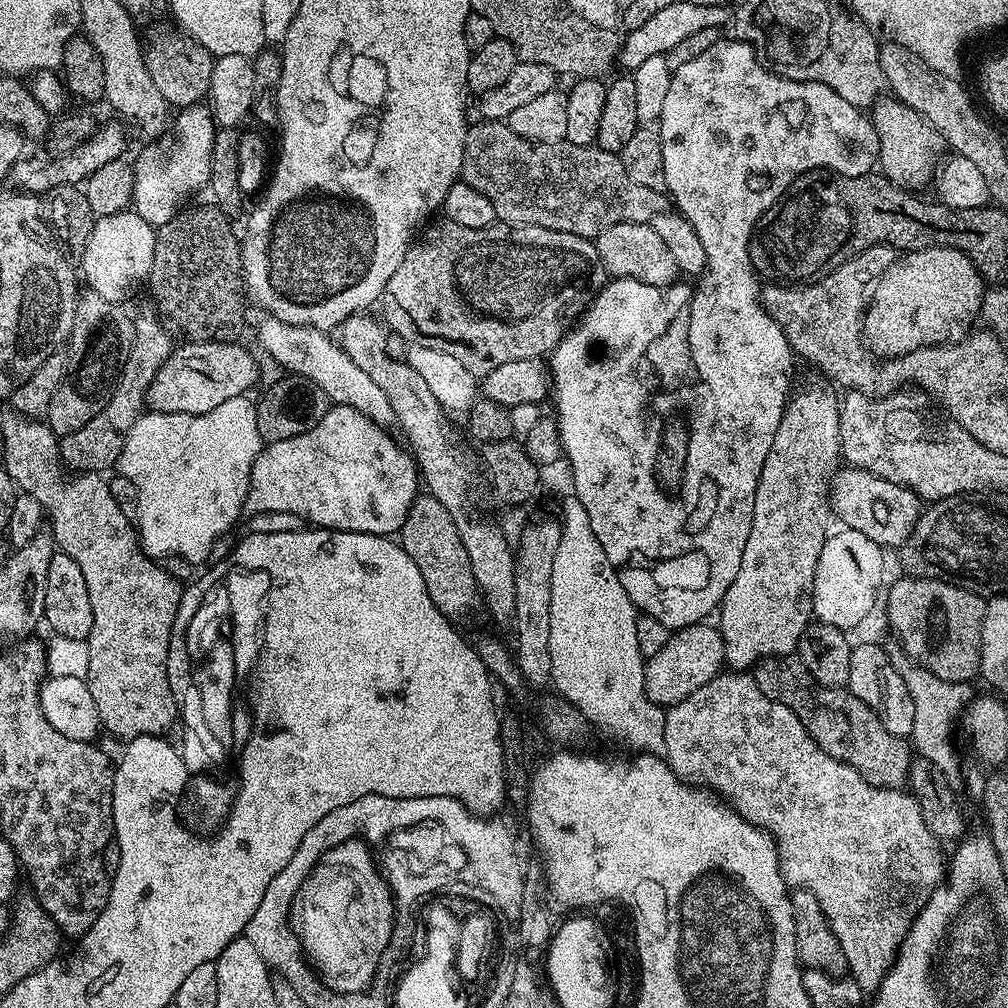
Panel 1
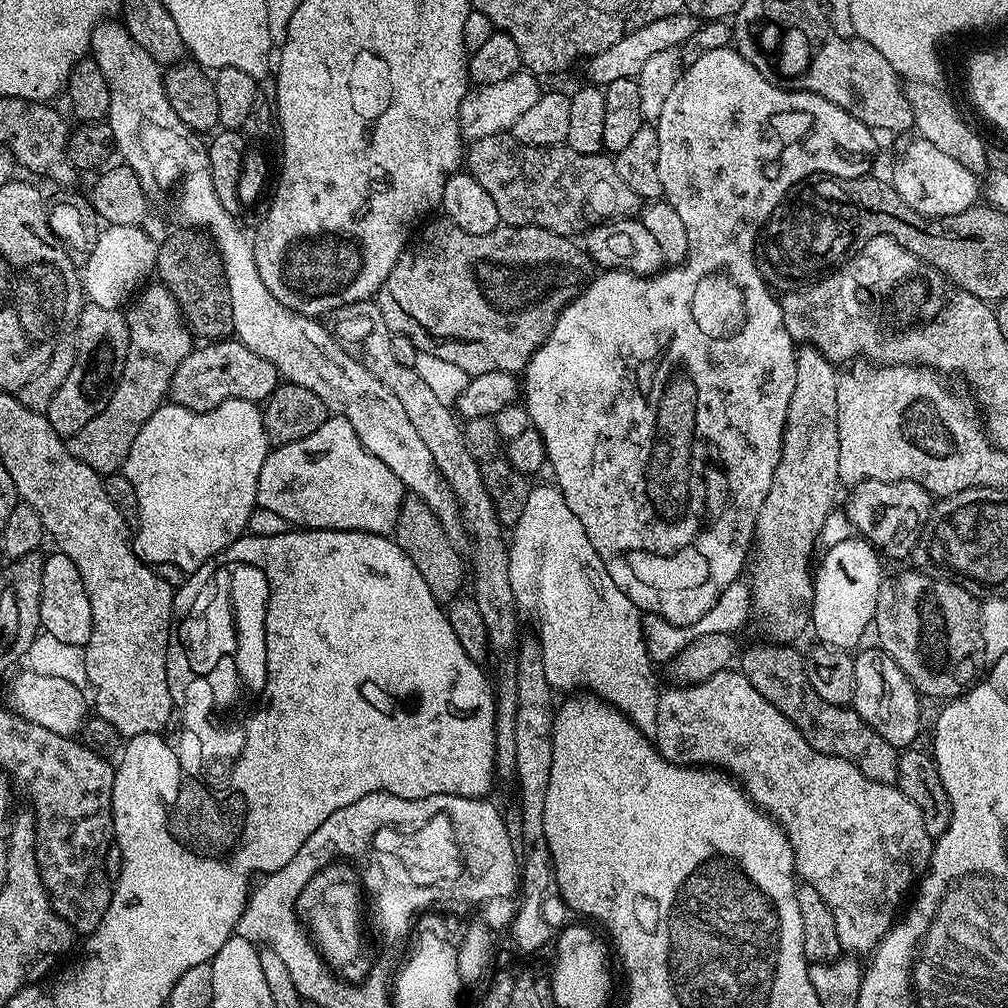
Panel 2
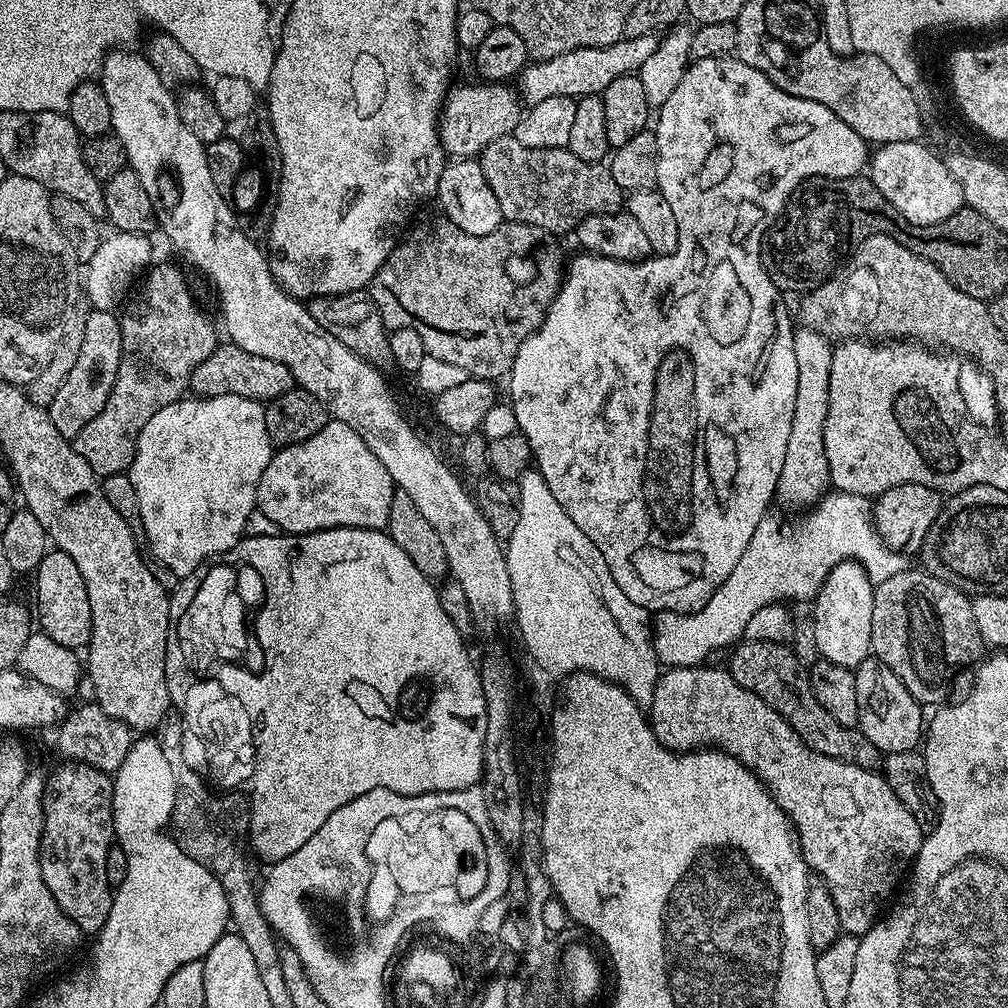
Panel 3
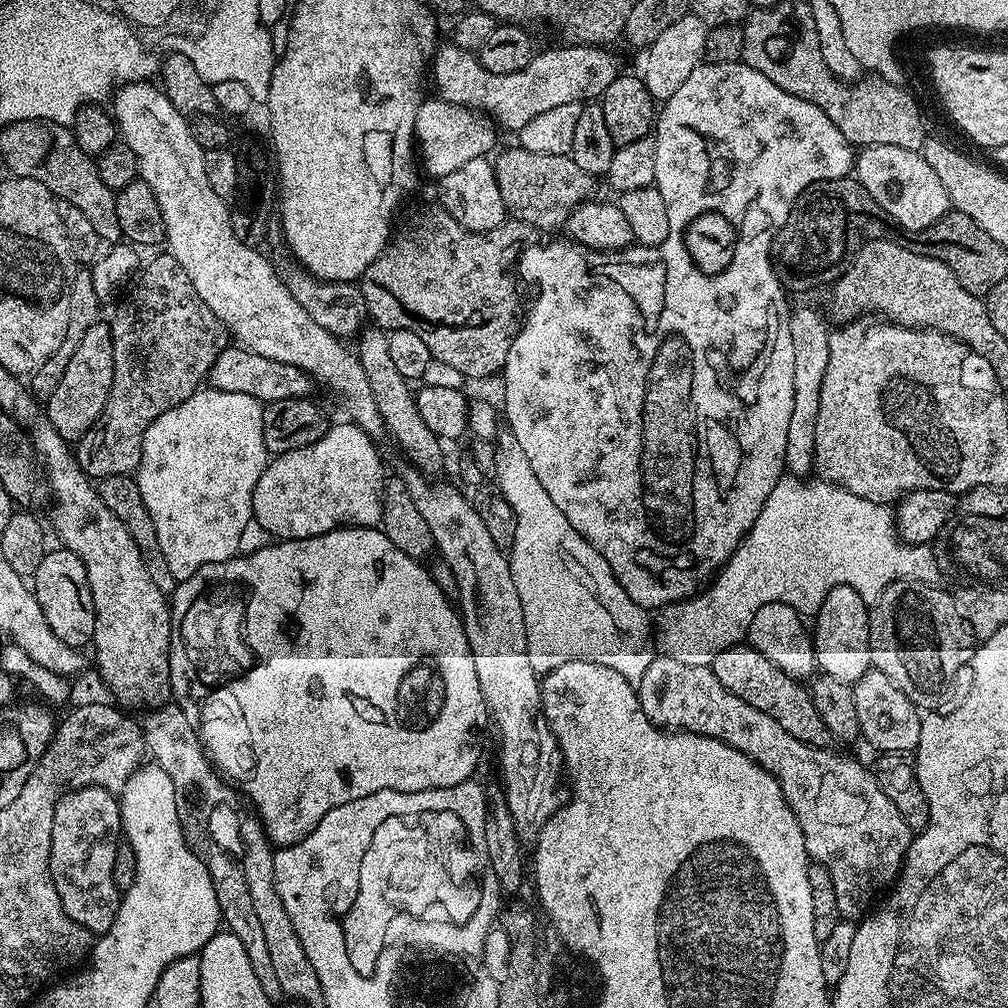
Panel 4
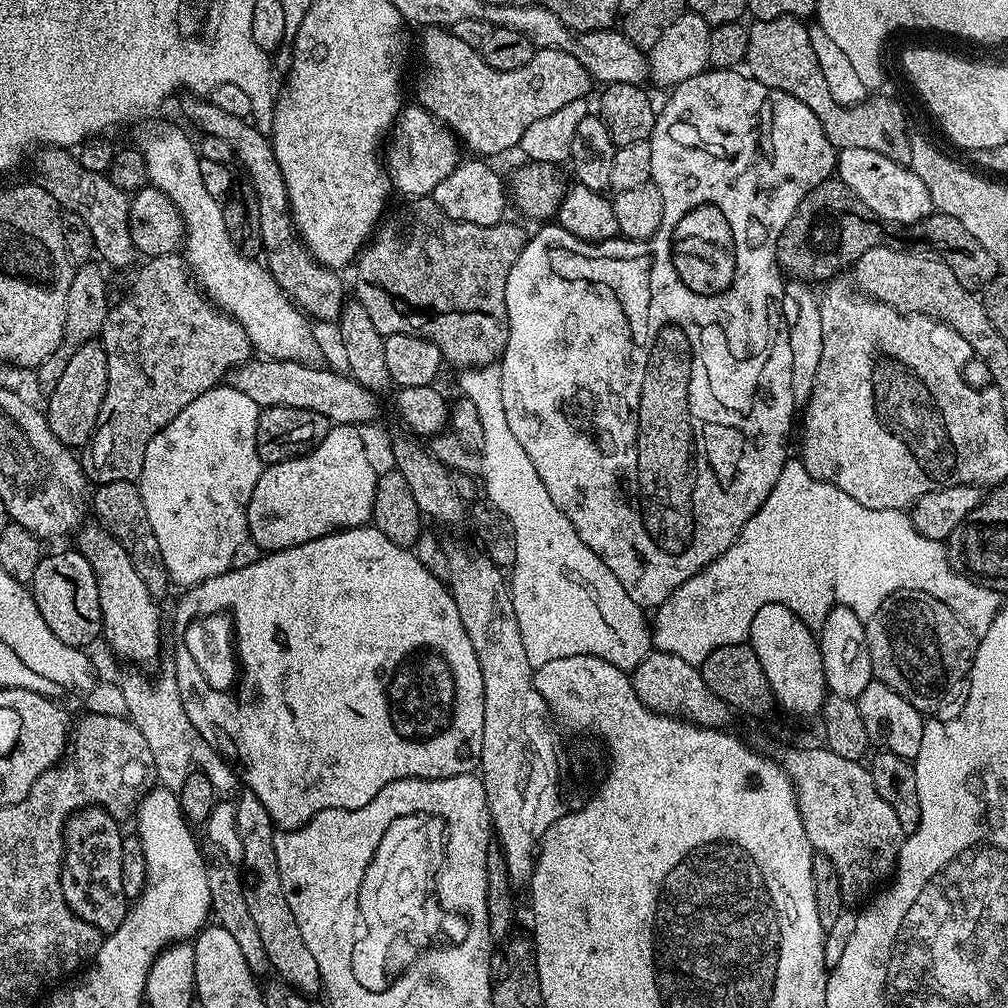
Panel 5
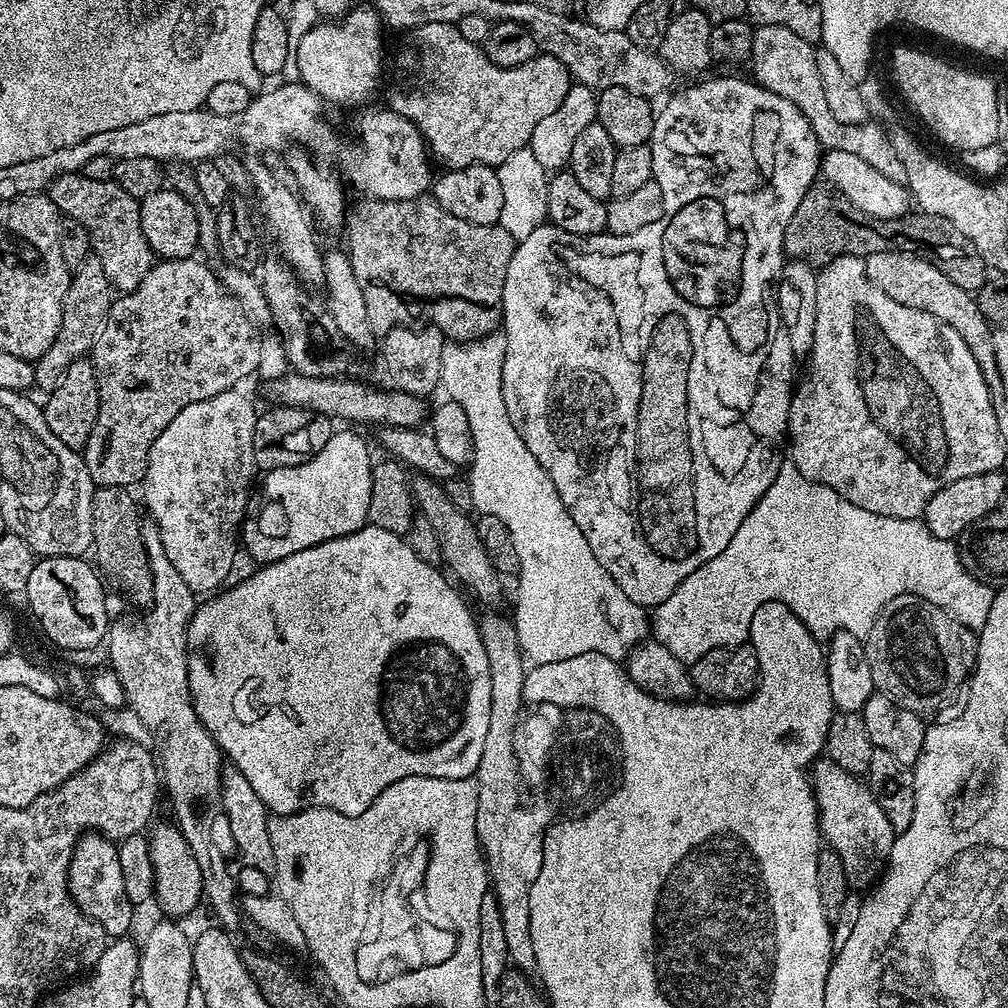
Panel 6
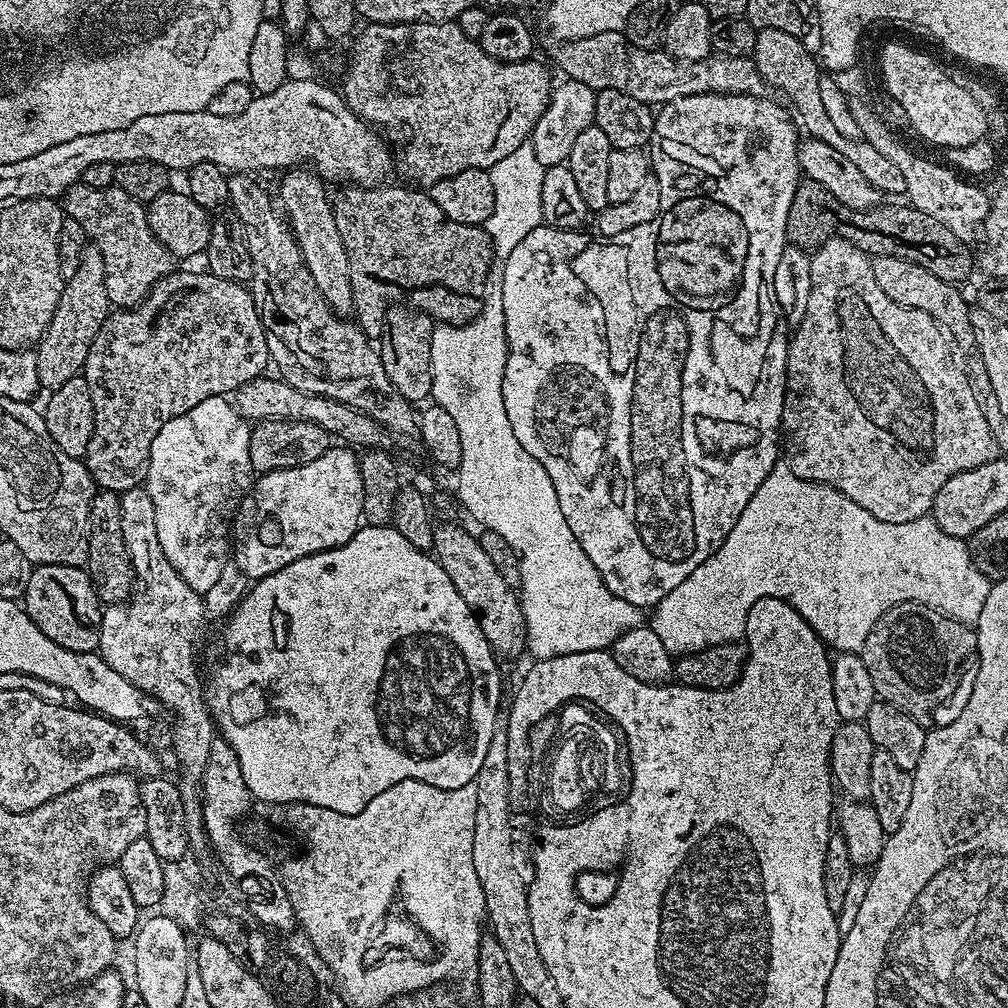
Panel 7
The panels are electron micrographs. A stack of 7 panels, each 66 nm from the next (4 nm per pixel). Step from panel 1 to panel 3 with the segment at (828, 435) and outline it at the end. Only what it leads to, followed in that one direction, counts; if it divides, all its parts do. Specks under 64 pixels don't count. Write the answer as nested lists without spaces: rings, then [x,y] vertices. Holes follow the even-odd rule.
[[[803,326],[793,331],[794,359],[798,365],[798,394],[794,397],[794,422],[790,426],[790,442],[786,445],[786,463],[782,465],[782,478],[778,478],[776,500],[789,504],[792,508],[808,510],[824,499],[830,488],[826,446],[824,445],[824,427],[826,410],[830,410],[830,362],[832,361],[833,341]]]

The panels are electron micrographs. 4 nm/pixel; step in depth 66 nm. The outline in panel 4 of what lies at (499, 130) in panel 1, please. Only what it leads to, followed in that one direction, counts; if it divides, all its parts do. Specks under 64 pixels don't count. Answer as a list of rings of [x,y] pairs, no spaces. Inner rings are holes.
[[[513,146],[506,149],[500,157],[495,157],[494,167],[498,190],[502,190],[505,213],[529,229],[563,229],[572,211],[594,196],[593,176],[586,174],[586,170],[582,170],[582,166],[578,166],[578,162],[574,162],[571,155],[534,154],[534,150]]]

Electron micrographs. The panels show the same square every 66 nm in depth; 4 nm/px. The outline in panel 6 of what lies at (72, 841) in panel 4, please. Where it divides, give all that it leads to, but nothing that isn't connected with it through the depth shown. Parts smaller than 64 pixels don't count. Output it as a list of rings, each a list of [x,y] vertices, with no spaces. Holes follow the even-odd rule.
[[[89,830],[76,841],[68,867],[68,892],[74,902],[110,938],[124,938],[132,928],[134,905],[124,896],[122,865],[118,862],[118,847],[101,832]]]

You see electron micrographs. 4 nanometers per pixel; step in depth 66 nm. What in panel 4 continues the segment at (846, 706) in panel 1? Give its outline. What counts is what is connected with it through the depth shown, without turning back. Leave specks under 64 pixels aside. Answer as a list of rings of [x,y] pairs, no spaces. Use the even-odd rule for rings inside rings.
[[[741,642],[733,648],[722,650],[722,654],[714,658],[710,667],[718,682],[726,686],[726,690],[738,694],[742,702],[770,714],[770,718],[774,718],[774,722],[778,722],[778,726],[782,726],[786,734],[794,734],[794,738],[798,738],[803,744],[812,745],[813,748],[829,747],[828,730],[812,704],[811,691],[801,681],[778,670],[778,666],[774,666],[774,662],[766,658],[766,654]]]

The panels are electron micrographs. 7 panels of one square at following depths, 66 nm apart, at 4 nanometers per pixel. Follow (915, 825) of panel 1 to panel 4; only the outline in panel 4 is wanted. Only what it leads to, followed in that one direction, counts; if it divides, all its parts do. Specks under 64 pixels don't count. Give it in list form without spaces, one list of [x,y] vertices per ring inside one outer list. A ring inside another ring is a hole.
[[[657,655],[638,682],[638,695],[646,718],[650,718],[655,728],[693,732],[726,742],[734,746],[734,750],[749,756],[780,782],[782,794],[794,818],[798,818],[798,826],[802,826],[802,838],[809,857],[815,863],[826,866],[826,870],[830,870],[830,878],[834,878],[838,910],[845,921],[863,917],[873,907],[872,899],[883,888],[891,889],[895,885],[914,833],[898,806],[894,806],[894,802],[882,794],[871,767],[863,768],[856,760],[835,756],[832,750],[813,748],[794,738],[794,734],[786,734],[786,730],[782,730],[782,726],[778,726],[770,714],[742,702],[738,694],[726,690],[709,666],[682,666],[682,662],[674,662],[674,658]]]

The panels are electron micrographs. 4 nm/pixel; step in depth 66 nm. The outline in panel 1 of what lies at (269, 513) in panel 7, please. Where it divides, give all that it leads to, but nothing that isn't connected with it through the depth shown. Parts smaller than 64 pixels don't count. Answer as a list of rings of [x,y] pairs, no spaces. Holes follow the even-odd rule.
[[[345,404],[329,407],[328,412],[306,434],[286,438],[282,442],[265,443],[250,474],[250,490],[244,511],[248,514],[285,512],[298,514],[309,525],[330,528],[333,532],[361,532],[391,537],[399,533],[418,489],[418,465],[387,436],[381,425]]]

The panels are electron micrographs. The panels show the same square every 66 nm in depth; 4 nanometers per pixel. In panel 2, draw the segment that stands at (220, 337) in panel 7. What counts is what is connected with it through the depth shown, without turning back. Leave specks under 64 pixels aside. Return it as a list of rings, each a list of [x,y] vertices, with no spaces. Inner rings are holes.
[[[152,283],[127,305],[130,342],[126,350],[126,366],[122,366],[122,374],[114,386],[114,394],[110,394],[110,402],[106,402],[102,414],[90,418],[78,434],[66,440],[70,455],[86,462],[86,466],[108,474],[116,474],[123,469],[130,446],[134,438],[138,438],[138,430],[142,430],[144,423],[169,399],[174,374],[194,347],[193,333],[184,323],[184,315],[180,313],[174,294],[170,294],[165,284]]]

